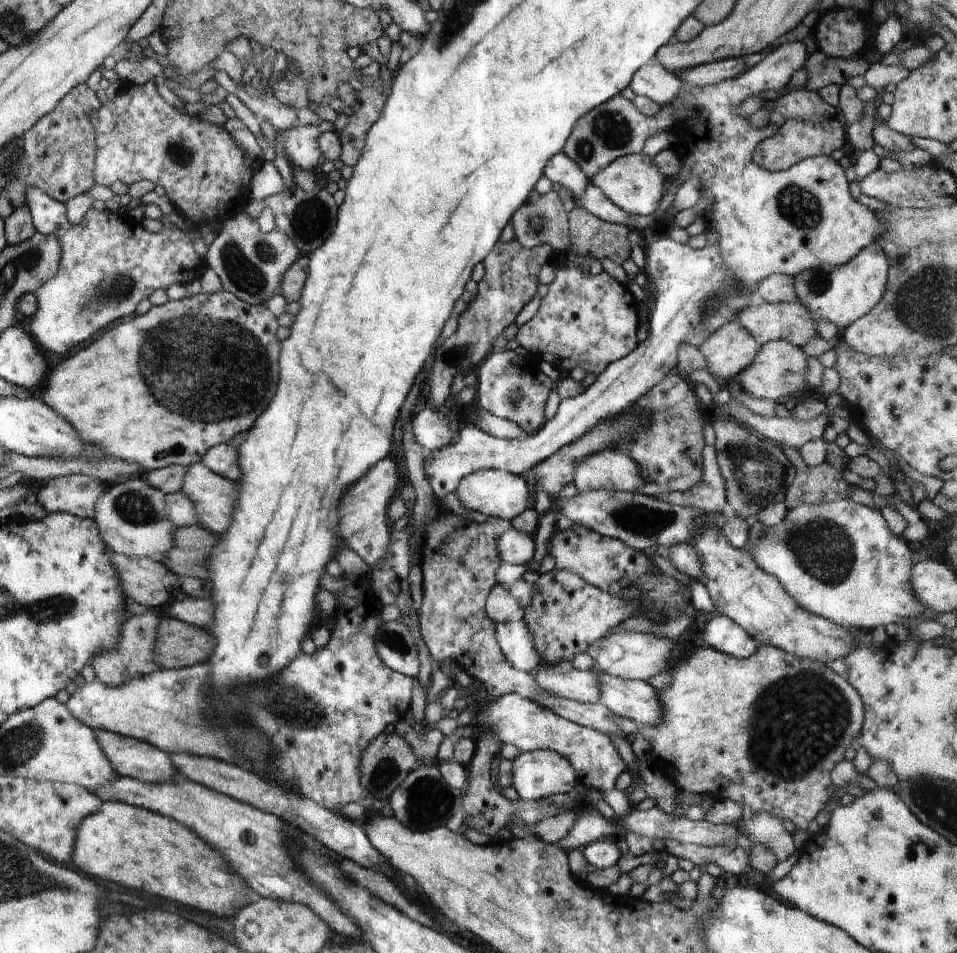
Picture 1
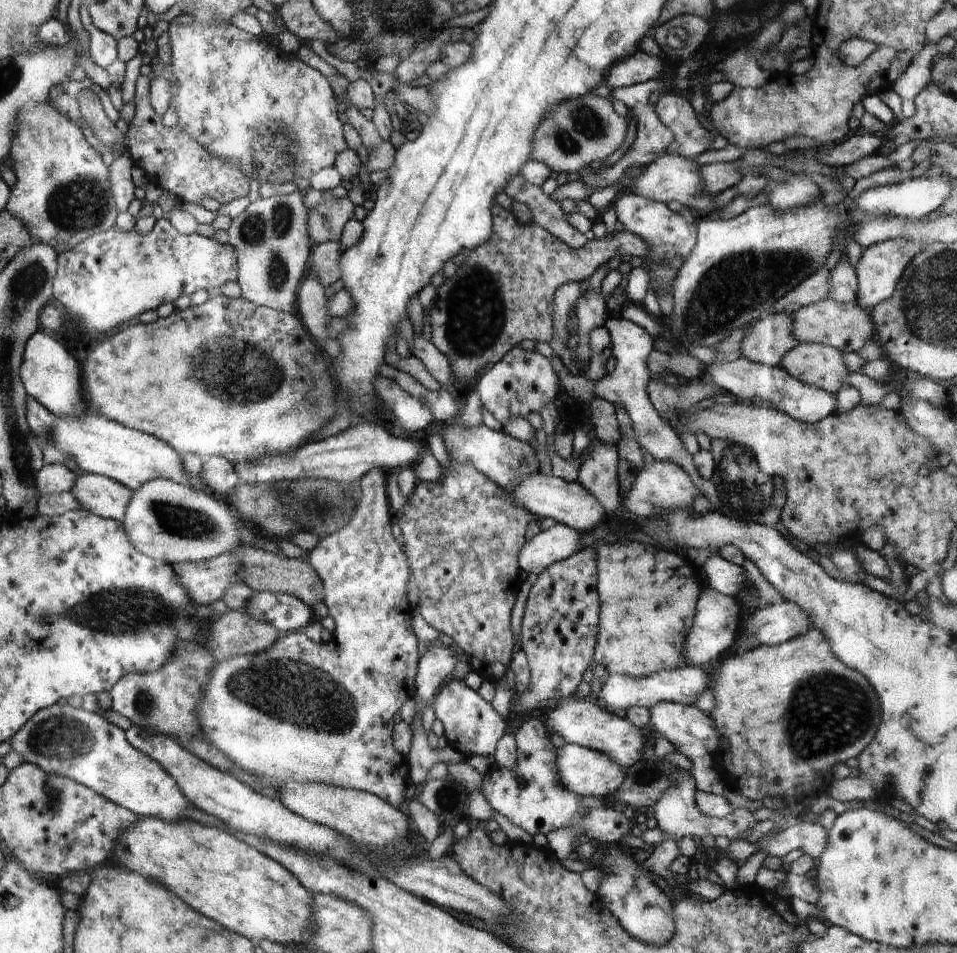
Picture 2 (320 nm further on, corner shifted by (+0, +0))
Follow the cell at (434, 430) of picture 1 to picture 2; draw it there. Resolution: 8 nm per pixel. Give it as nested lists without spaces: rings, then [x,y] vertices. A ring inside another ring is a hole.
[[[450,421],[445,425],[442,436],[450,458],[461,463],[470,461],[490,480],[508,492],[512,491],[524,477],[540,472],[538,459],[535,458],[535,450],[530,446],[530,443],[512,438],[504,431],[494,431],[484,424],[476,429],[464,430],[457,422],[452,424]]]

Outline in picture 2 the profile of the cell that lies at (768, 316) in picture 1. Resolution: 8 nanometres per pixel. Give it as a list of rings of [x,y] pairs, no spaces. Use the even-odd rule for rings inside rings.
[[[832,298],[822,299],[797,310],[792,314],[793,335],[800,343],[820,343],[832,345],[842,352],[858,352],[866,342],[875,340],[875,322],[870,311],[864,310],[858,303],[838,303]]]

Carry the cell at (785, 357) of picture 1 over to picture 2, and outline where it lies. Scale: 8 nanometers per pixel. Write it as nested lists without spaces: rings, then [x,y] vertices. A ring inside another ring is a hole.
[[[798,343],[783,356],[779,366],[795,379],[836,395],[844,386],[848,388],[844,354],[832,345]]]

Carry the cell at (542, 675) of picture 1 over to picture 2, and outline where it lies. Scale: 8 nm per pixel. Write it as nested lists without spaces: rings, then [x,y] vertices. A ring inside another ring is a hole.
[[[699,666],[678,667],[672,670],[661,670],[649,677],[632,678],[624,675],[609,675],[608,680],[601,686],[598,702],[603,706],[615,710],[631,706],[646,706],[652,709],[659,702],[680,703],[694,705],[696,696],[702,694],[706,688],[711,688],[708,674]]]

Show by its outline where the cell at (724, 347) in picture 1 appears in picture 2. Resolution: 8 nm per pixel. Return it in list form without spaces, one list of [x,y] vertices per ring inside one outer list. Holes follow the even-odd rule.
[[[784,313],[766,314],[744,334],[742,356],[771,367],[778,367],[783,356],[800,343],[793,335],[792,315]]]

